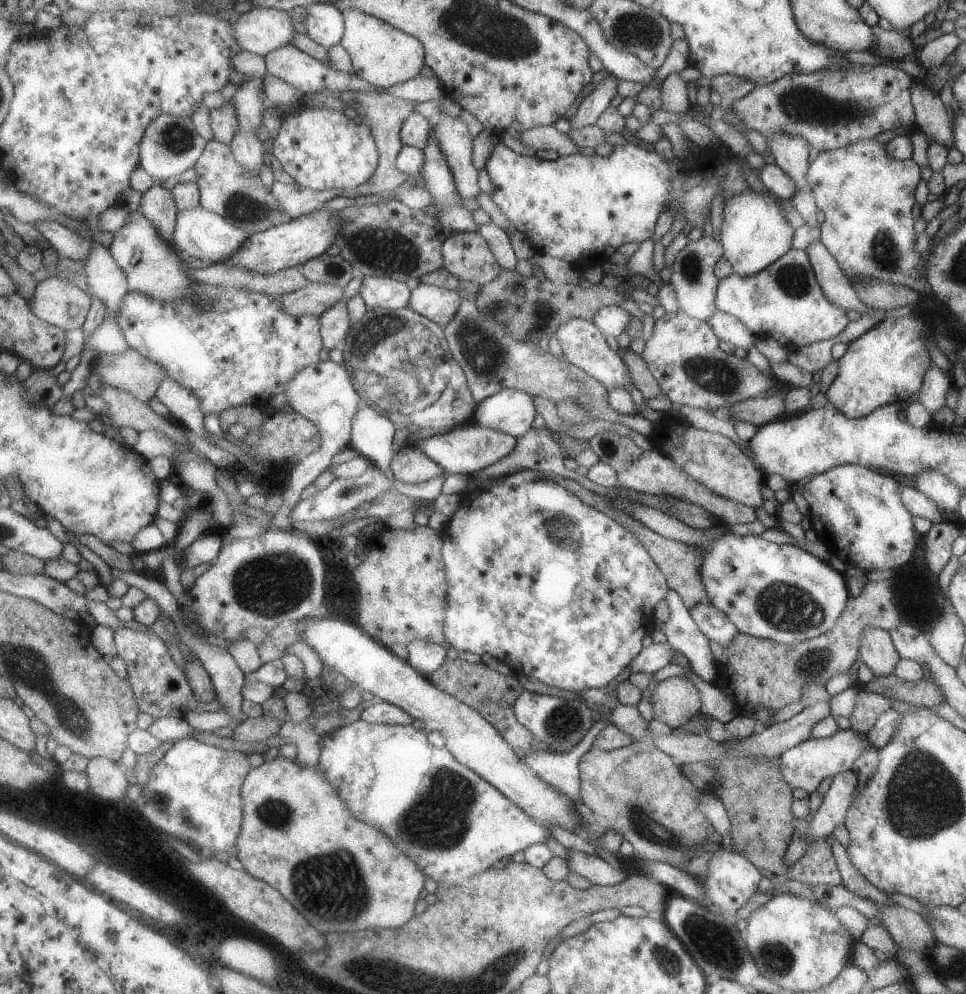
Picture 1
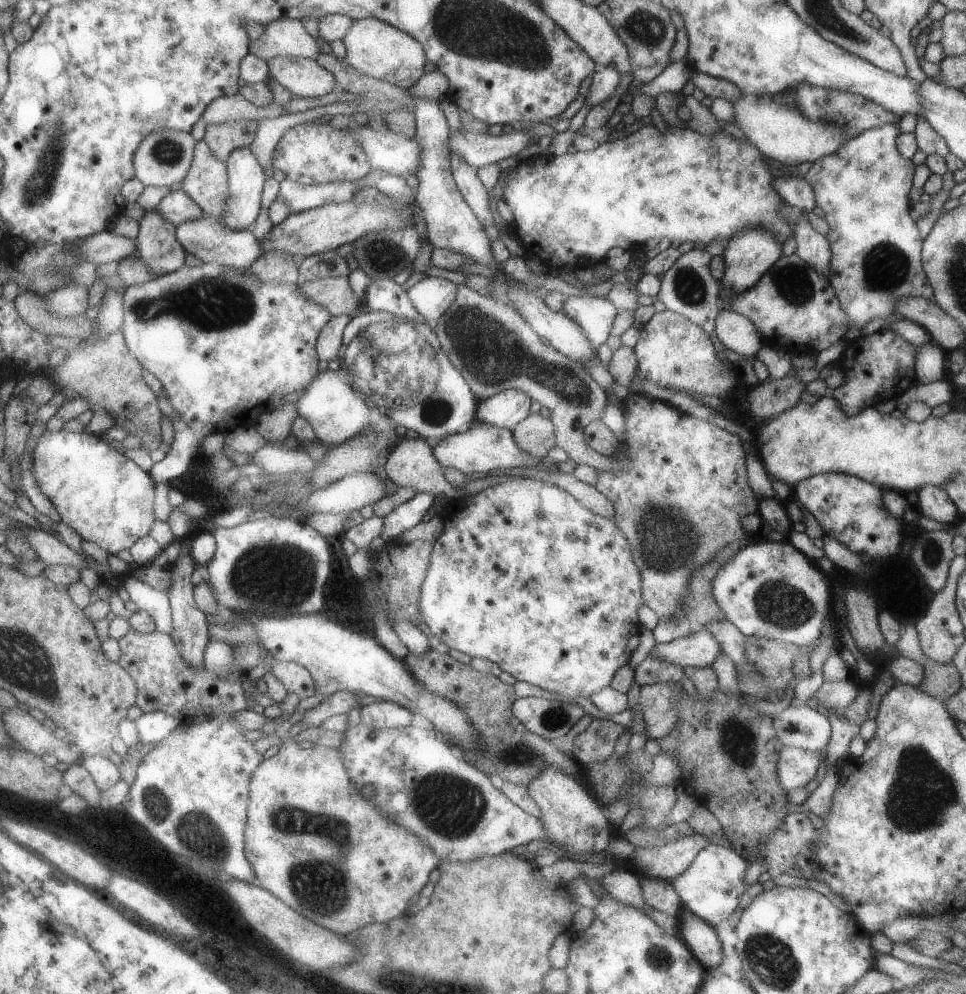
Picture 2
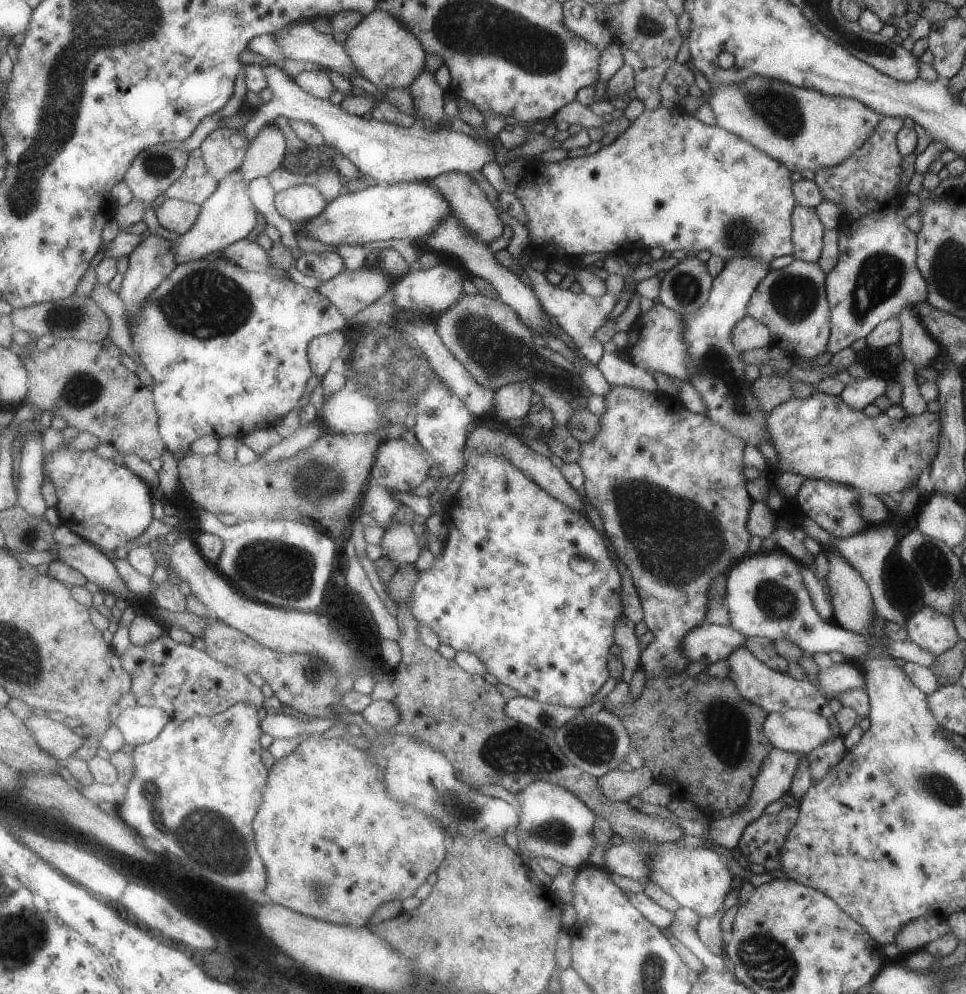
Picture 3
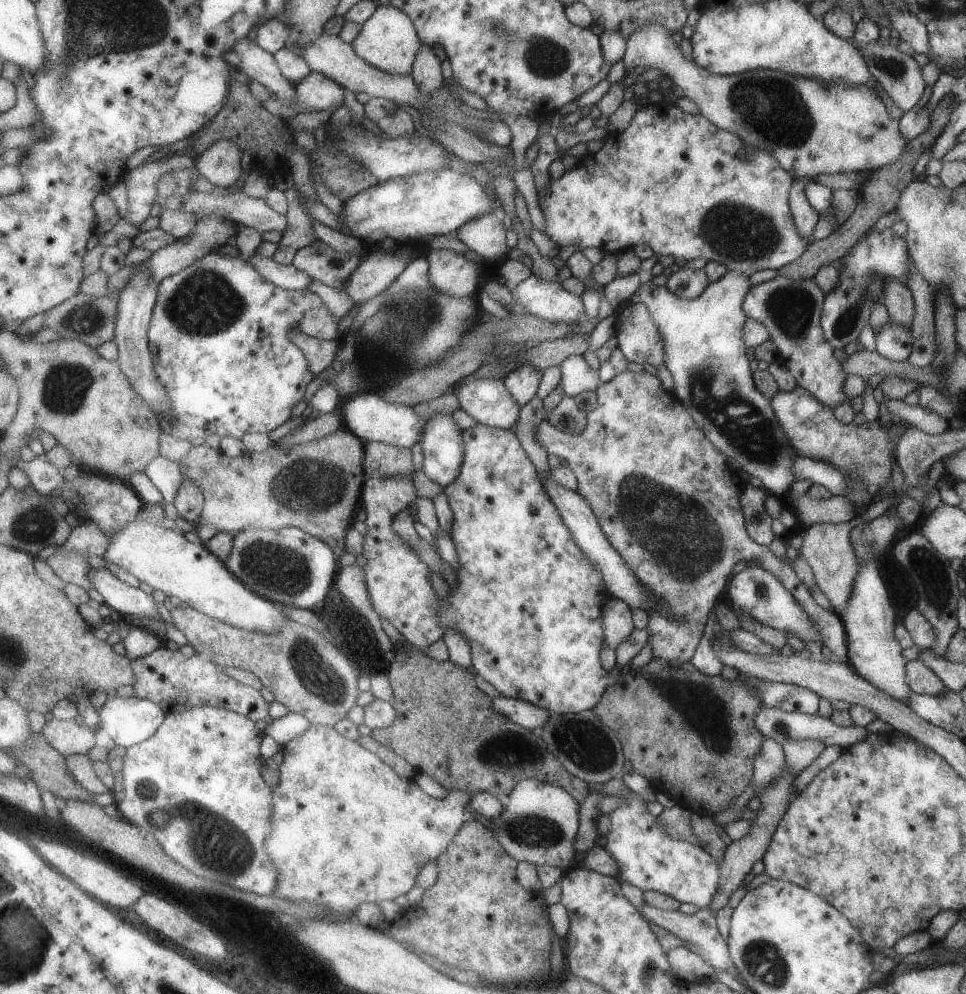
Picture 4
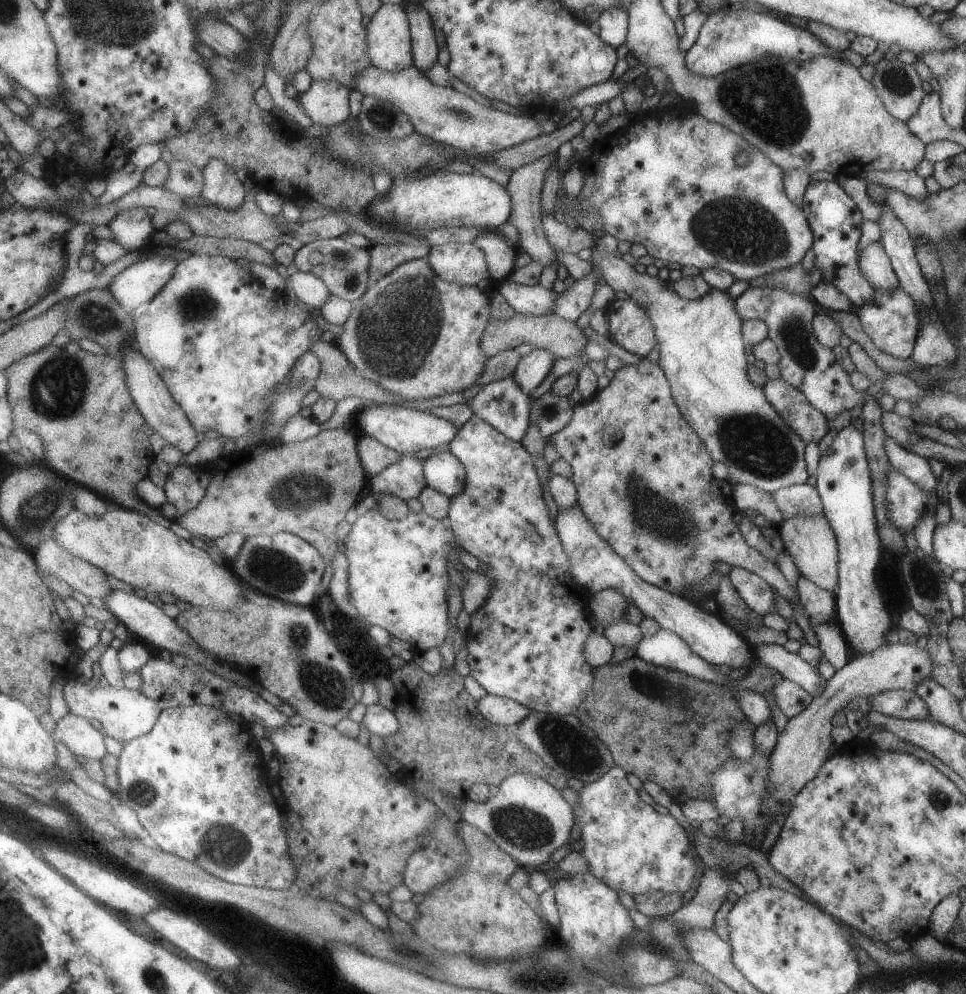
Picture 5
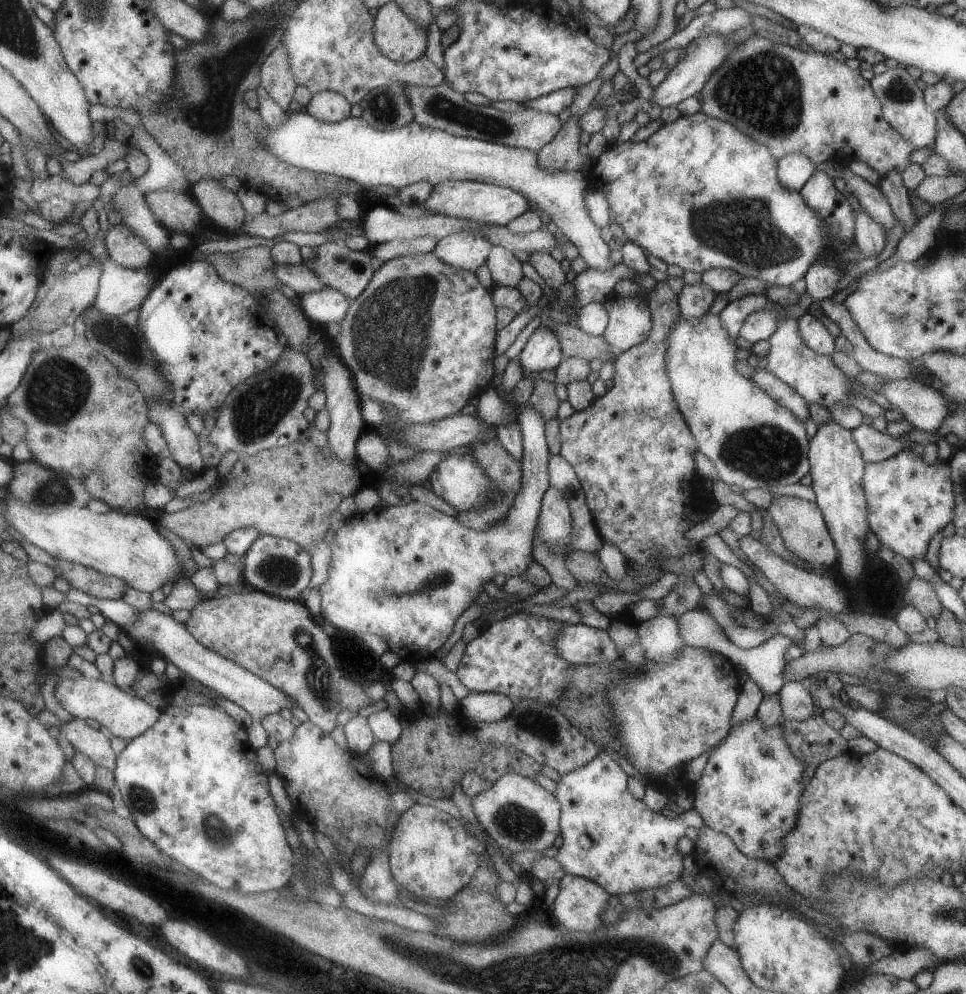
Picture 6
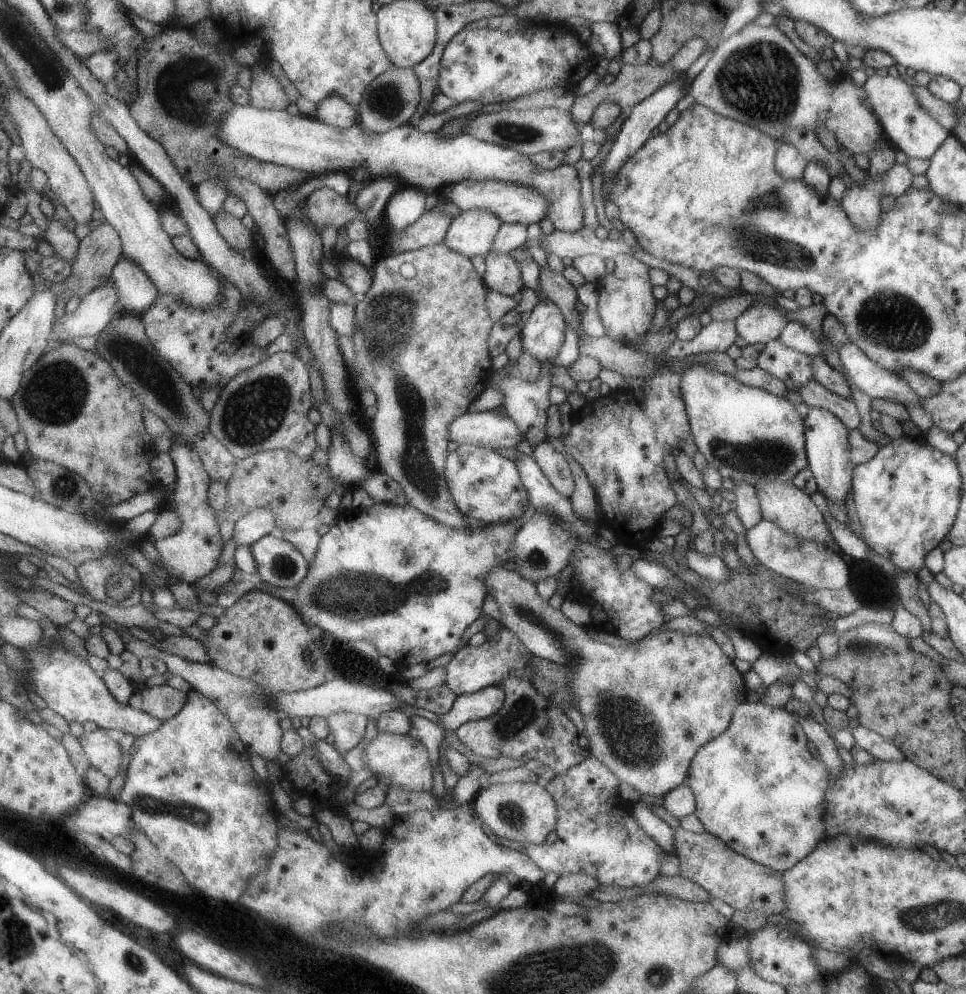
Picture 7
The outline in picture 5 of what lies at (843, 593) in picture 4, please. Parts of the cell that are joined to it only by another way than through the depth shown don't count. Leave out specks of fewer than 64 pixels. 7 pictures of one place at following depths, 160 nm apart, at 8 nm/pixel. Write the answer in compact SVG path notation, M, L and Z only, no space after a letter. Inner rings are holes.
M818 514L818 516L784 518L782 525L778 526L778 534L784 542L784 551L792 556L801 575L812 580L819 588L836 595L838 589L838 544L825 516Z

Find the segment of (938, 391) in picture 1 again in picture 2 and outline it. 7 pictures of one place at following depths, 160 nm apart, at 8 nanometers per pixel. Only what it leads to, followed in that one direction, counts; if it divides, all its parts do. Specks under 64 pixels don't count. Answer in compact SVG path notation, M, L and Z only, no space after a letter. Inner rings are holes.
M926 342L922 346L916 346L914 354L914 370L921 384L930 384L941 381L946 374L946 356L935 342Z

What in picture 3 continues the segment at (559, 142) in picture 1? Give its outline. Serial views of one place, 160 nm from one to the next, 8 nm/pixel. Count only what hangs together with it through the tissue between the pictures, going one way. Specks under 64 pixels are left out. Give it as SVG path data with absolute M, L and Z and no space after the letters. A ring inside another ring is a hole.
M270 60L264 63L275 100L260 107L243 128L251 143L262 134L264 126L275 123L280 116L312 123L322 132L325 145L338 150L360 173L379 183L389 184L432 180L446 172L481 172L486 162L496 161L493 142L485 136L472 138L464 132L453 132L451 129L427 130L420 122L403 128L374 118L366 120L357 115L348 115L340 104L334 105L329 99L322 100L307 92L295 78Z

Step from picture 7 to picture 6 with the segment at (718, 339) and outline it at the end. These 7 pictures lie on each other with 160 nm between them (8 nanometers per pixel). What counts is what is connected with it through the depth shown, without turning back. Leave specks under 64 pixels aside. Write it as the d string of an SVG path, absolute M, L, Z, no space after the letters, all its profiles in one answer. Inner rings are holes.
M721 293L715 299L709 312L719 314L722 326L726 328L730 338L736 340L740 337L740 330L747 316L768 308L770 304L774 306L774 303L770 302L766 295L750 295L740 298L740 300L729 301L726 293Z

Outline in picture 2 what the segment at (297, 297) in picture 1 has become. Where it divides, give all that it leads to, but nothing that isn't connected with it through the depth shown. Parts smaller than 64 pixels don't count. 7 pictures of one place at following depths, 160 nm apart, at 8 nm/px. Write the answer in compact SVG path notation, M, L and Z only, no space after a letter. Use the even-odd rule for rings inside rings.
M326 277L315 281L304 280L300 285L301 289L305 292L305 294L311 301L321 304L325 309L328 309L330 314L332 314L332 316L334 317L338 315L346 315L348 312L350 312L350 310L358 308L360 306L365 307L364 303L363 305L361 305L360 301L355 296L355 292L353 291L353 288L349 284L348 277L336 277L336 278Z

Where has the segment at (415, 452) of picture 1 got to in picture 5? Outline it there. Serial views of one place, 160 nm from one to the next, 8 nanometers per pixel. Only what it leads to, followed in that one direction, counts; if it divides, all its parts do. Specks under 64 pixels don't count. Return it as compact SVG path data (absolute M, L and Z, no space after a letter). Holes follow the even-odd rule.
M359 434L358 453L361 454L362 465L371 478L403 458L400 453L366 434Z

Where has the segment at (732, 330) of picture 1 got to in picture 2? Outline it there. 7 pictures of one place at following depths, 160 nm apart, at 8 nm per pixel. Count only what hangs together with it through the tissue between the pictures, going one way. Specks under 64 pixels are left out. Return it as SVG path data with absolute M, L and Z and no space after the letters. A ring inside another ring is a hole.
M721 309L716 317L715 332L725 348L747 358L754 357L765 343L764 336L750 318L729 309Z

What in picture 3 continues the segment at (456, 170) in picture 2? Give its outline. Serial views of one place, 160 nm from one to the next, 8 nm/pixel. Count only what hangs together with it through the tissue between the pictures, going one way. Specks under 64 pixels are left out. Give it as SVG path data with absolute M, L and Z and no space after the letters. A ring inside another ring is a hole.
M446 172L432 178L432 180L425 180L426 184L433 184L438 188L439 192L444 194L446 200L450 204L452 214L460 220L460 224L470 230L476 238L480 238L484 244L490 244L494 240L502 237L504 234L508 234L508 229L506 228L503 221L499 218L499 213L495 210L492 202L488 200L488 196L485 194L484 190L470 178L466 172Z

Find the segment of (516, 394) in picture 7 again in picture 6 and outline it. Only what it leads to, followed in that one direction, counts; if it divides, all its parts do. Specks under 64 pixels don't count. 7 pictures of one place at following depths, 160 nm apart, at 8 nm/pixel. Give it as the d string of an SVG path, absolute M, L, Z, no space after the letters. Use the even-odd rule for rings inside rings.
M525 403L521 406L520 412L518 412L518 426L520 426L520 432L522 432L524 454L522 454L522 486L520 486L520 492L516 494L514 498L514 504L512 508L508 510L506 518L498 524L492 524L490 528L486 530L474 530L474 528L468 528L464 524L460 524L457 518L452 516L446 516L438 510L434 510L431 506L424 502L410 502L406 505L386 505L383 508L366 513L356 512L351 517L347 518L344 522L344 526L336 531L334 540L329 544L332 555L330 556L330 576L328 576L328 582L324 582L320 586L320 592L322 596L322 621L332 620L332 624L336 626L342 626L346 624L344 628L350 628L354 632L372 633L374 635L381 636L388 648L393 653L396 653L401 662L409 661L412 665L416 665L419 661L425 659L432 659L435 657L435 653L442 648L444 643L452 635L455 623L458 618L466 611L476 600L476 596L480 592L484 592L484 585L490 580L494 580L494 577L502 573L507 578L512 576L520 576L526 573L528 566L533 561L533 544L535 538L536 526L538 523L538 516L542 507L542 500L544 494L551 488L548 478L548 458L551 453L548 449L545 436L545 421L542 418L542 414L538 410L534 410L529 403Z

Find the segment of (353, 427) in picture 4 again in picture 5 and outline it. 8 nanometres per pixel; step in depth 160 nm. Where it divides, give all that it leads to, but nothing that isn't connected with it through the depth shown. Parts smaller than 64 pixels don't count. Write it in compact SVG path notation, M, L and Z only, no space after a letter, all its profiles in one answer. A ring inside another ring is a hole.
M387 403L360 411L360 416L355 423L355 430L359 434L376 438L378 442L402 456L410 456L426 449L446 449L454 440L454 436L458 434L457 427L456 423L444 420L444 418L437 418L429 411L421 412L412 410L412 408L403 408L401 405L388 406Z

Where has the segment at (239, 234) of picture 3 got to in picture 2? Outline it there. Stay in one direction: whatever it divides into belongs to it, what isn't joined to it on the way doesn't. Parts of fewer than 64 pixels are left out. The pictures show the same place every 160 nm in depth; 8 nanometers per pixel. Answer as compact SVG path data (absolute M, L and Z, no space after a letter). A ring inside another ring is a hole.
M251 146L237 148L230 155L228 161L231 176L231 198L228 200L227 214L220 219L230 228L246 230L258 220L258 216L262 212L262 198L264 198L268 172L264 170L264 165L260 162L256 151Z

